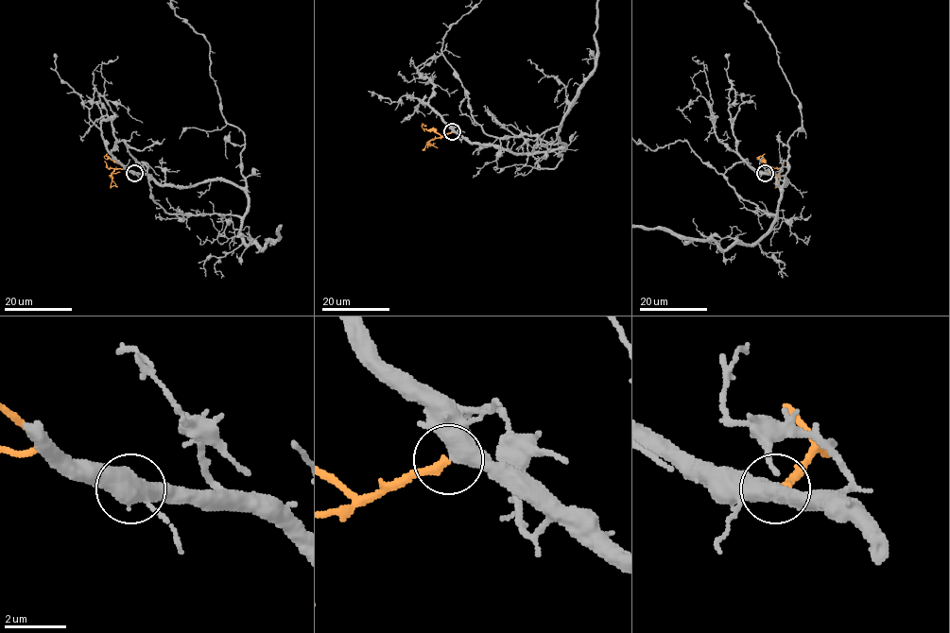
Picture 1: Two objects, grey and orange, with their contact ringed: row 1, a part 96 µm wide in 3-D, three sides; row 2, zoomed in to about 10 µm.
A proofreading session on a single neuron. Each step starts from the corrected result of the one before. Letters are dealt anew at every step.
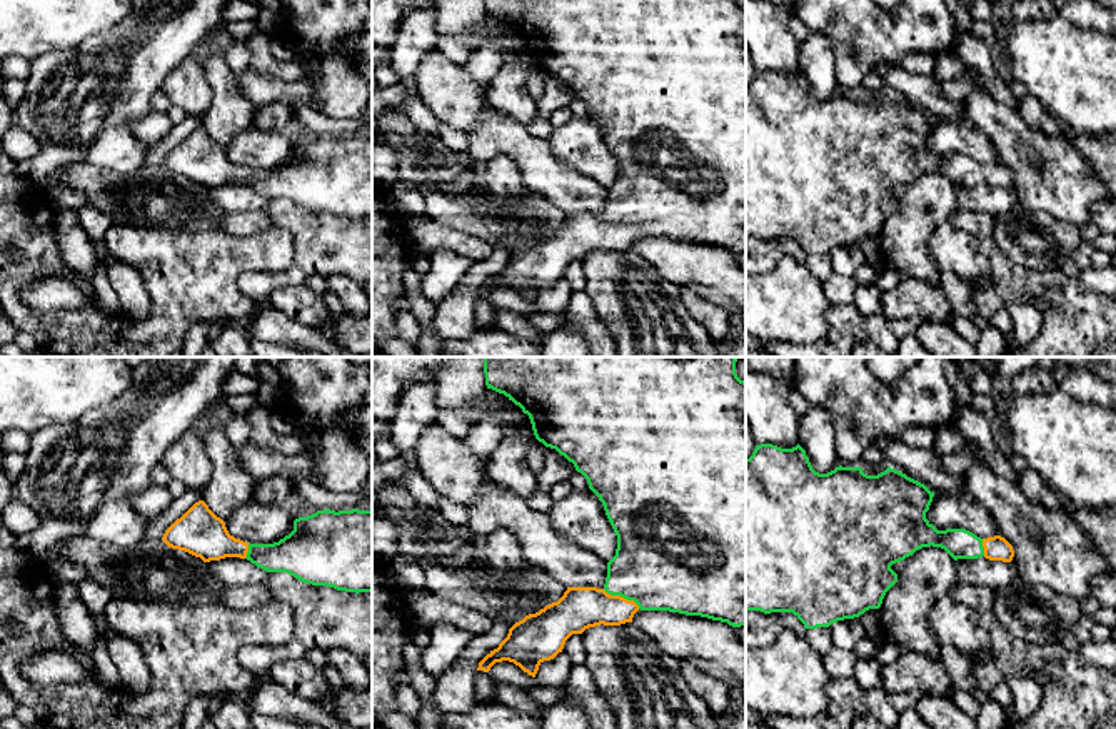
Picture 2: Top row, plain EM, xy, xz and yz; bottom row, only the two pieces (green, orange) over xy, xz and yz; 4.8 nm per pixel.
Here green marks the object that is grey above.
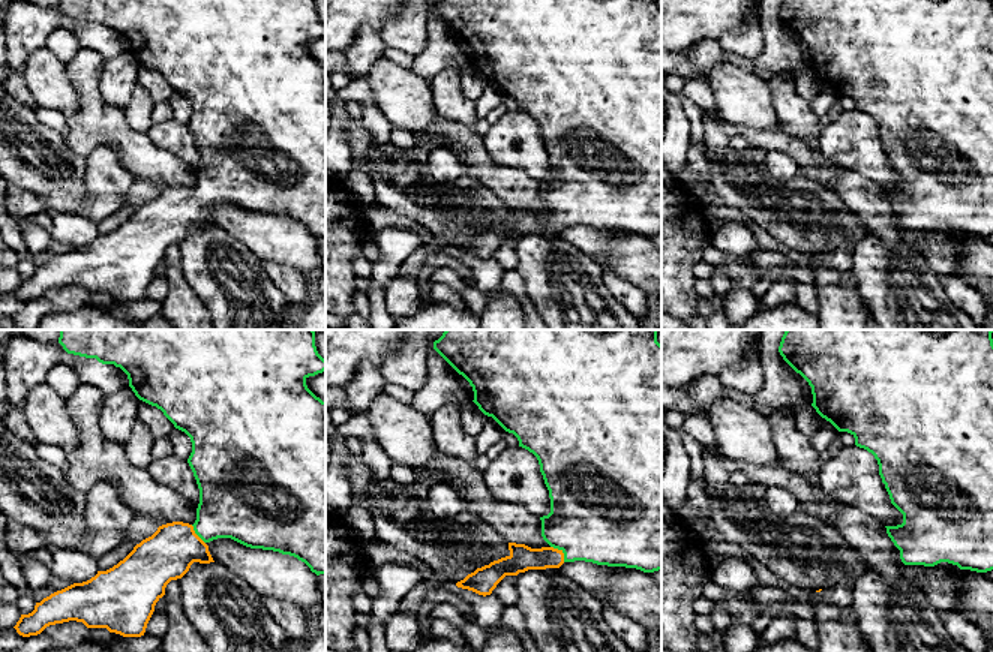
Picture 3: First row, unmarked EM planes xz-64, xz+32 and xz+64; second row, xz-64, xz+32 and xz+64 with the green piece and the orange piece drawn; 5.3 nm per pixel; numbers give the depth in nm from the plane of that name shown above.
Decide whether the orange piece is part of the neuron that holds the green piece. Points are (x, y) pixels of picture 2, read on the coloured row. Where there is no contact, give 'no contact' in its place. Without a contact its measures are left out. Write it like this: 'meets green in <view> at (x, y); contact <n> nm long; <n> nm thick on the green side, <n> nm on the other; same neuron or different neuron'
meets green in xz at (621, 596); contact 200 nm long; 460 nm thick on the green side, 200 nm on the other; same neuron

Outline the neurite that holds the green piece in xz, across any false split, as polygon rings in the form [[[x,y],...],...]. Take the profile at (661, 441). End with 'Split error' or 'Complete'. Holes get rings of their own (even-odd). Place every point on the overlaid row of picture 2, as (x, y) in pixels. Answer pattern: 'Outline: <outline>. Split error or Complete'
Outline: [[[484,357],[485,385],[522,409],[529,415],[534,435],[545,447],[555,449],[599,497],[606,515],[617,535],[616,556],[607,562],[607,577],[602,589],[567,587],[564,596],[535,614],[515,622],[497,649],[490,651],[477,671],[489,672],[495,662],[509,661],[535,677],[544,661],[562,652],[572,634],[582,634],[596,626],[621,626],[632,622],[641,611],[669,611],[686,616],[701,616],[727,622],[732,627],[746,626],[746,382],[736,374],[736,357]]]. Split error

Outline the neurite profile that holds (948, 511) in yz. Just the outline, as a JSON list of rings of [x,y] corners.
[[[934,494],[926,519],[938,530],[966,529],[981,539],[999,535],[991,514],[966,494]]]

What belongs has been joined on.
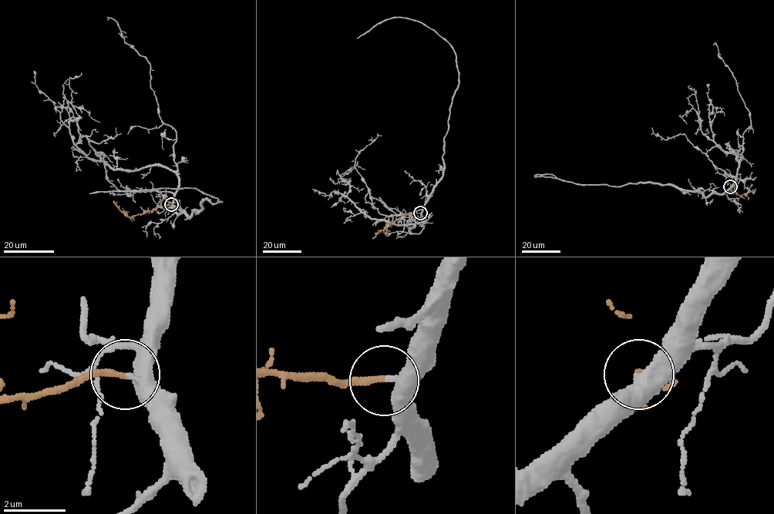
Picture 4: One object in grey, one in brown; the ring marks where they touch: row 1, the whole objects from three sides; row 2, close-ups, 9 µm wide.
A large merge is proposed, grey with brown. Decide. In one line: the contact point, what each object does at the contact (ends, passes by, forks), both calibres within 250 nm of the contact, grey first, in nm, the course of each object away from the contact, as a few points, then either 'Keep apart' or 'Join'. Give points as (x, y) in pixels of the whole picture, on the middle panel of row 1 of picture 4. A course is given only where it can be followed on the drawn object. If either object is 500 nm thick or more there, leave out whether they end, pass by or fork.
Place: (420, 213). At the ring grey passes by. At the ring brown ends. Thickness 320 nm (grey) against 200 nm. Course of grey: (419, 213), (442, 175), (444, 136), (459, 84), (455, 52), (432, 30), (404, 18), (385, 19), (357, 38). Course of brown: (419, 213), (409, 213), (387, 223), (375, 235). Join

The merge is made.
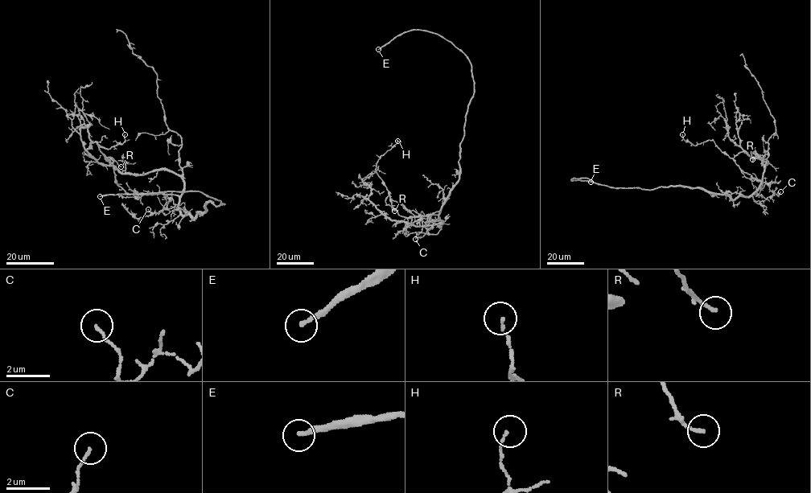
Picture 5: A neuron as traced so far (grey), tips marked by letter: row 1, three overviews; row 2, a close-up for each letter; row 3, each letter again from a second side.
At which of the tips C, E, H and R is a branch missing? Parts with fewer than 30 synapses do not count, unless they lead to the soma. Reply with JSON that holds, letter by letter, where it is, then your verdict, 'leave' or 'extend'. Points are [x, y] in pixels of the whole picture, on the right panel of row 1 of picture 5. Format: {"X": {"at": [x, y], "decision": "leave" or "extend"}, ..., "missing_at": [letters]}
{"C": {"at": [780, 191], "decision": "leave"}, "E": {"at": [590, 182], "decision": "extend"}, "H": {"at": [682, 134], "decision": "leave"}, "R": {"at": [752, 159], "decision": "leave"}, "missing_at": ["E"]}

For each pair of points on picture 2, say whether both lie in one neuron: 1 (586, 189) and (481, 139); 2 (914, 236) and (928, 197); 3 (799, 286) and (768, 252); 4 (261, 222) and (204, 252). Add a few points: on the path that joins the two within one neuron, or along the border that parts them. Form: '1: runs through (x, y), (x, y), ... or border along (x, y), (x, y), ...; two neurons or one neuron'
1: runs through (559, 182), (517, 142), (507, 139); one neuron
2: runs through (914, 226), (921, 207); one neuron
3: border along (783, 254), (763, 274); two neurons
4: border along (272, 224), (252, 234), (227, 234), (219, 229); two neurons

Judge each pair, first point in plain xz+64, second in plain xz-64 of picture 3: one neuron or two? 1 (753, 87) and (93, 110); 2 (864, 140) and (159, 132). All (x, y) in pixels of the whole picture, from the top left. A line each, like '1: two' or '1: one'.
1: two
2: one

